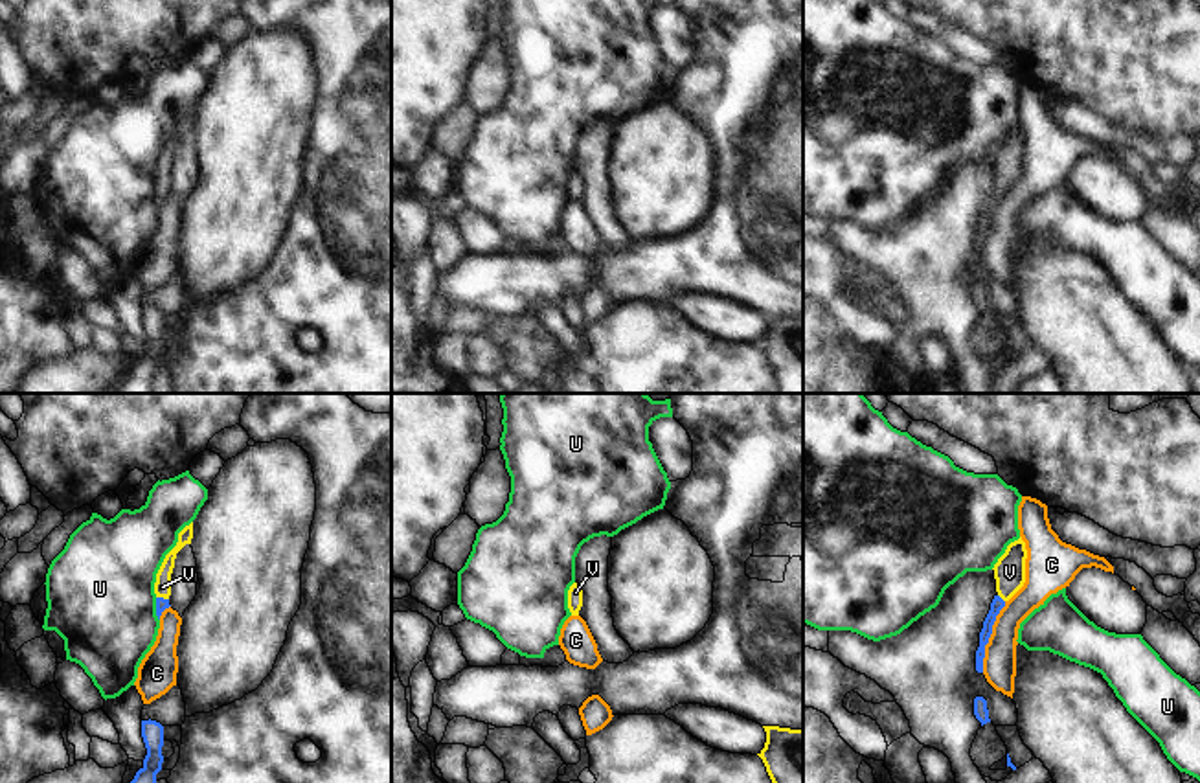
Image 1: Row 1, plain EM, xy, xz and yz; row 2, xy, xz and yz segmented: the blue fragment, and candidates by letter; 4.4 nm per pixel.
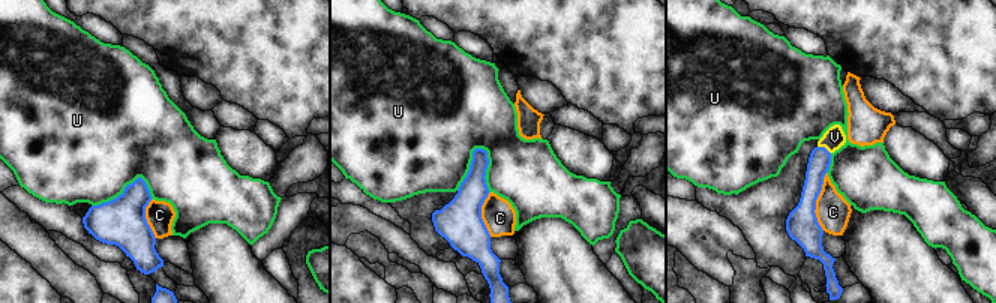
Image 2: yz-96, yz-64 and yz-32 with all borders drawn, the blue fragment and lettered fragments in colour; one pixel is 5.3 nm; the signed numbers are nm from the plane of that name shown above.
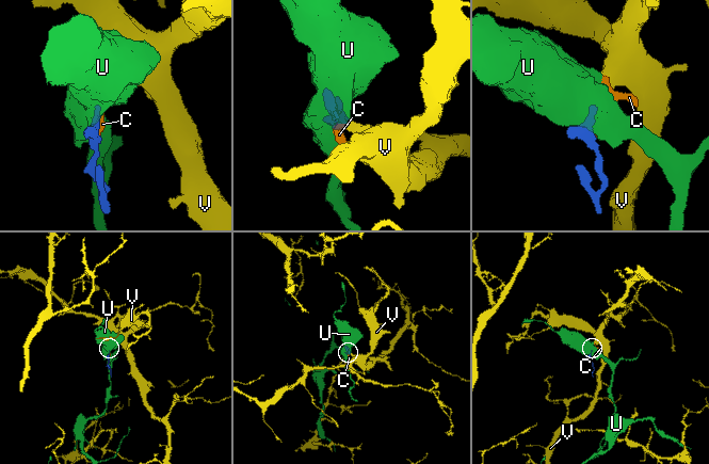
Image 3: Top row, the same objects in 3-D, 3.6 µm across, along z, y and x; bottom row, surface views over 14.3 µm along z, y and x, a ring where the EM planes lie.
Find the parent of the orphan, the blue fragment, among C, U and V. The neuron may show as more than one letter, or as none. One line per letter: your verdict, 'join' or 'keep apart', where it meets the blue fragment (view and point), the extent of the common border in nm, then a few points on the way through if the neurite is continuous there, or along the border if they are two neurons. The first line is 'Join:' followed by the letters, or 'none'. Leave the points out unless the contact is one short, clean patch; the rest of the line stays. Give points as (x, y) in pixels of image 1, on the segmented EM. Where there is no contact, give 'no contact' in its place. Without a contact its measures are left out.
Join: V
C: keep apart; contact yz (989, 636); length 320 nm; border yz (1006, 601), (985, 646), (982, 671)
U: keep apart; contact xy (157, 609); length 110 nm
V: join; contact yz (1000, 598); length 50 nm; way yz (998, 603), (1000, 598), (1009, 572)

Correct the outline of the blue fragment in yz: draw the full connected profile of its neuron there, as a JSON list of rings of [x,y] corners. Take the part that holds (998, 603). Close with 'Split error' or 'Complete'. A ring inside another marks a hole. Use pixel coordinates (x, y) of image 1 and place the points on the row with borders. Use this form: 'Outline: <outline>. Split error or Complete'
Outline: [[[1022,537],[1011,542],[1005,553],[994,564],[994,579],[996,579],[996,596],[991,603],[991,610],[983,621],[983,629],[979,632],[979,647],[976,651],[976,671],[983,673],[983,658],[985,658],[985,645],[992,634],[992,625],[996,616],[1005,607],[1005,603],[1024,586],[1025,583],[1025,559],[1027,550]]]. Split error.

